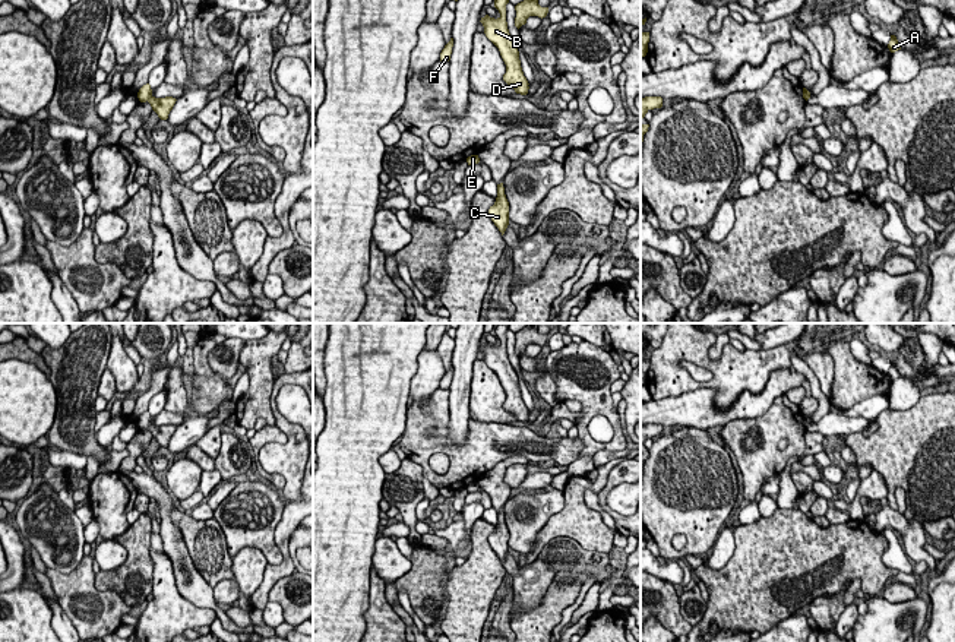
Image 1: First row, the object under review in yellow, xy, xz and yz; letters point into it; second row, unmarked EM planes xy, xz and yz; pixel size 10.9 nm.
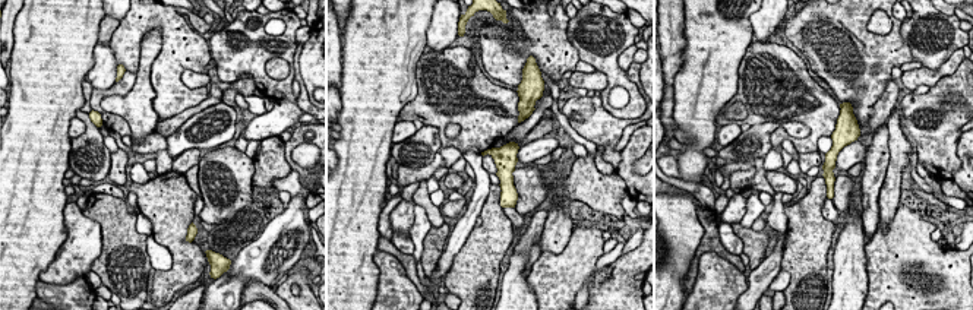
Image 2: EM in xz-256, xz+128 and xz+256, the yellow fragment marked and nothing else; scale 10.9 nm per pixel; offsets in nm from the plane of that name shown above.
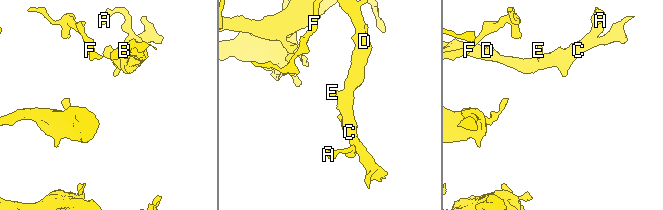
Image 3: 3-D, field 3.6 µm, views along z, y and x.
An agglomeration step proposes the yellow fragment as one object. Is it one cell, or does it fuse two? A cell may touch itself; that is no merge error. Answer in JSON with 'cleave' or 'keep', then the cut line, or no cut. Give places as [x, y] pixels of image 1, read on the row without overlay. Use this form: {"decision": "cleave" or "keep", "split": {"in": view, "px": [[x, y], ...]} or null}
{"decision": "keep", "split": null}

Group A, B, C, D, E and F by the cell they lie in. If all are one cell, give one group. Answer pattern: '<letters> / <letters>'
A B C D E F

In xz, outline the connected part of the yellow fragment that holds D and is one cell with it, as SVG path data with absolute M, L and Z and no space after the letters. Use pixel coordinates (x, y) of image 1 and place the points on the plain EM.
M499 323L494 328L494 335L499 338L500 344L497 347L486 342L481 345L486 364L499 376L500 383L506 392L506 401L503 408L510 412L516 421L526 423L529 411L524 404L519 379L512 367L507 350L506 350L506 332L509 331L509 323Z

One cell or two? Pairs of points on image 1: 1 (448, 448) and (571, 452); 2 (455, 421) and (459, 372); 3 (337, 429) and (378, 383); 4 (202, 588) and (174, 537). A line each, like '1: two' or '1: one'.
1: one
2: one
3: one
4: one

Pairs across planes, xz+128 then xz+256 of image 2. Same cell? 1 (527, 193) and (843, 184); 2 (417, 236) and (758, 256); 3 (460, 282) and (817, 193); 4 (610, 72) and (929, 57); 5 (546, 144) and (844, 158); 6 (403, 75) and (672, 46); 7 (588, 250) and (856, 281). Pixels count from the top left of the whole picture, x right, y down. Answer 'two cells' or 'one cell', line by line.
1: one cell
2: two cells
3: one cell
4: one cell
5: one cell
6: two cells
7: two cells

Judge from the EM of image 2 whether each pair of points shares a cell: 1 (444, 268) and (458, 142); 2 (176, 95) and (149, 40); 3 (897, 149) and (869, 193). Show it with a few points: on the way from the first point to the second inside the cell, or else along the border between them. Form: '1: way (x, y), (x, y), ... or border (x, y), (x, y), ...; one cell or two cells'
1: border (463, 149), (480, 154); two cells
2: border (157, 28), (161, 48), (151, 69), (154, 88); two cells
3: border (888, 129), (888, 167), (880, 198); two cells

